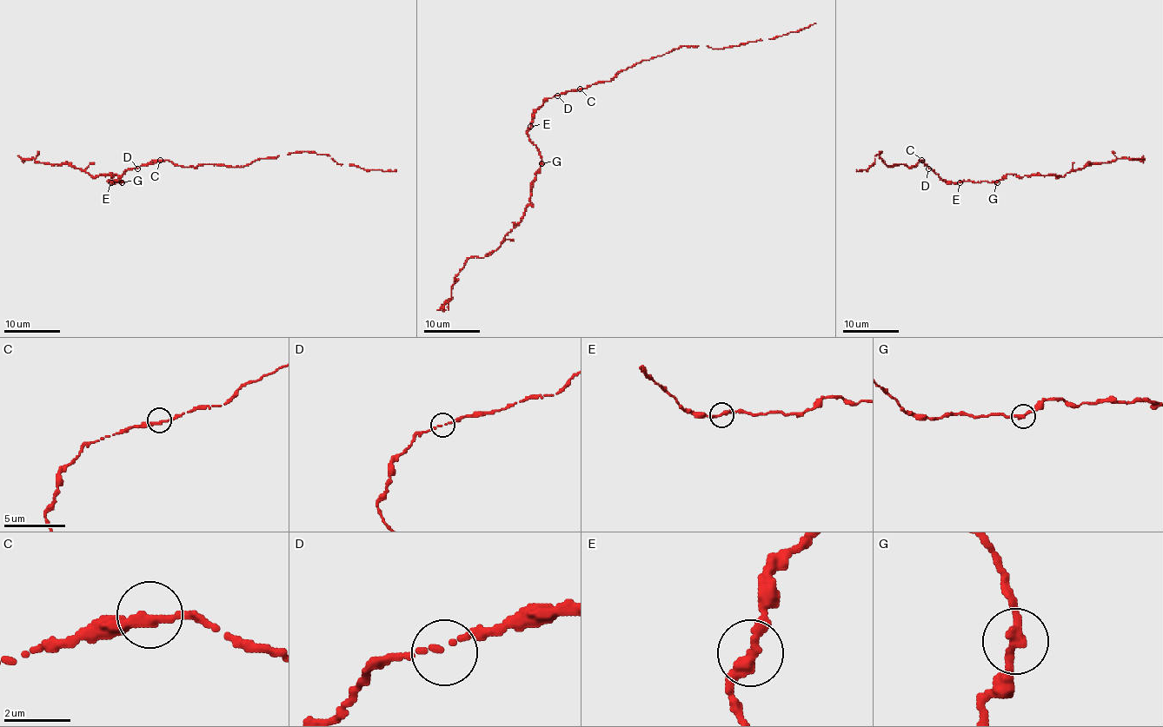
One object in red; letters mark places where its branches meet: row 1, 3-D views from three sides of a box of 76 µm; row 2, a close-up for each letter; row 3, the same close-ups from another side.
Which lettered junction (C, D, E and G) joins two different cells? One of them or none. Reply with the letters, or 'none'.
none

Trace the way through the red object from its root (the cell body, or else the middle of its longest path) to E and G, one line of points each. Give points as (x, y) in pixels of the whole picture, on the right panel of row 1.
E: (928, 168), (947, 182), (960, 182)
G: (928, 168), (947, 182), (996, 182)

